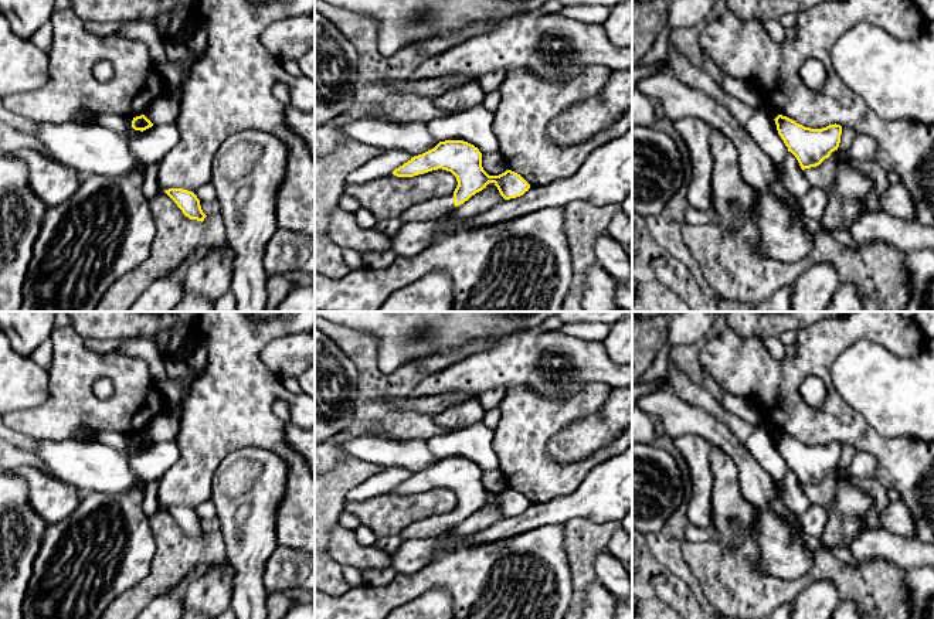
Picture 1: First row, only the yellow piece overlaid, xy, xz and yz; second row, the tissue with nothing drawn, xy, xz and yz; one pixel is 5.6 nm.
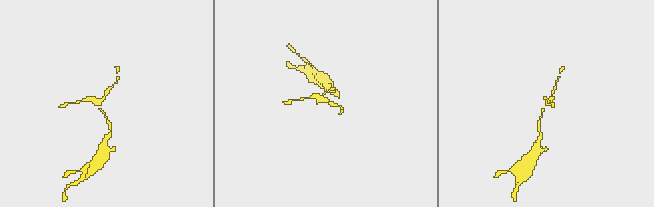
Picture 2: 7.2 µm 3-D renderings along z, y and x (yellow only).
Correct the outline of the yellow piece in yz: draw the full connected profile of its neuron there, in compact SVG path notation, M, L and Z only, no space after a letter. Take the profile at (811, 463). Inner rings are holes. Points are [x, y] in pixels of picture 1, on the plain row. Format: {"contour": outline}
{"contour": "M778 432L777 448L802 487L819 483L840 460L842 443L829 442L822 446L805 445L795 438Z"}

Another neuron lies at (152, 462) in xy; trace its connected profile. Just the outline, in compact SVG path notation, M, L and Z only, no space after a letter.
M96 432L92 441L108 445L122 453L130 469L143 480L160 480L177 462L180 452L174 443L153 442L140 449L132 445L133 435L119 432Z

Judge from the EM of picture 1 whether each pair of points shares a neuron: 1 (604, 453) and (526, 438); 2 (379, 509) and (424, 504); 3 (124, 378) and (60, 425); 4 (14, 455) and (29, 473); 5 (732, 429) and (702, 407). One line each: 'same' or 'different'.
1: same
2: same
3: same
4: different
5: same

